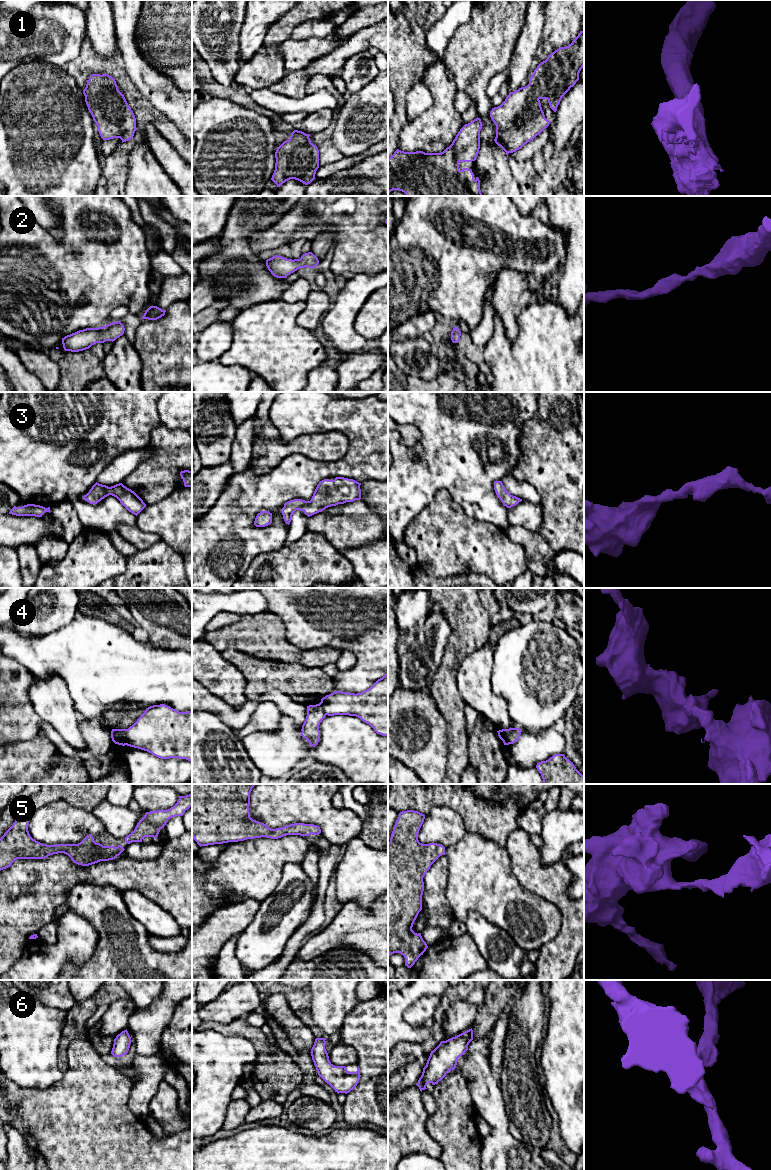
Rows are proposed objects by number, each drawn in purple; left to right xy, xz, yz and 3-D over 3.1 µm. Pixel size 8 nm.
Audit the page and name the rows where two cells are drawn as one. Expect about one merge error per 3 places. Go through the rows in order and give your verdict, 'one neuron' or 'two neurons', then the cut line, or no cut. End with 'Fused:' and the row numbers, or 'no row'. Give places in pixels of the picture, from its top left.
1: one neuron; cut none
2: one neuron; cut none
3: one neuron; cut none
4: two neurons; cut xy (125, 729), (126, 744)
5: one neuron; cut none
6: one neuron; cut none
Fused: 4

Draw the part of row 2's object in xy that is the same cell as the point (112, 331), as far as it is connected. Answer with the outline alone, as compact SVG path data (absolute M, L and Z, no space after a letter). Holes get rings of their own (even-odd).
M112 322L103 327L86 328L62 338L65 351L79 352L89 349L96 343L115 341L124 334L124 325L120 322Z

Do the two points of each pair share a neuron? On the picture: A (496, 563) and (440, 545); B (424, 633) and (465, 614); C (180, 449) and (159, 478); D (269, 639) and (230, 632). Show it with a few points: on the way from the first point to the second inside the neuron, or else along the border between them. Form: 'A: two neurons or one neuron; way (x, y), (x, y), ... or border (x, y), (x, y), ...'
A: one neuron; way (482, 549), (480, 547), (454, 545)
B: two neurons; border (429, 611), (440, 613), (450, 624), (446, 645)
C: one neuron; way (173, 456), (161, 471)
D: one neuron; way (259, 635), (240, 635)

